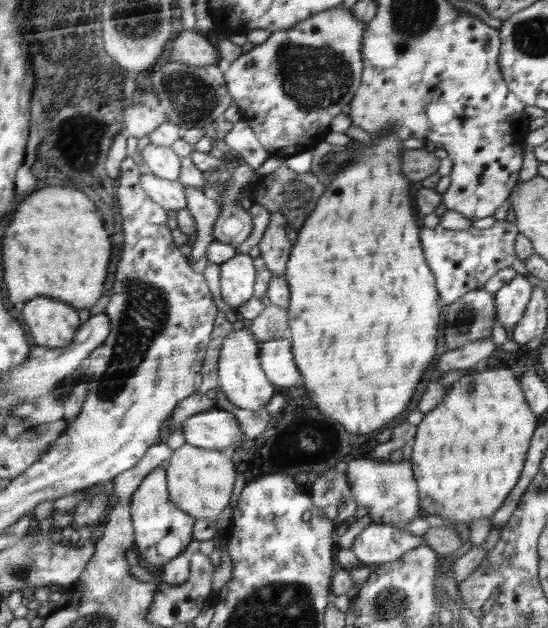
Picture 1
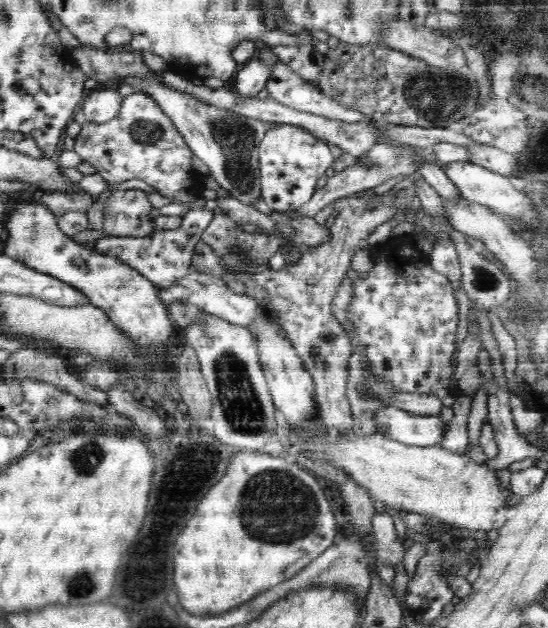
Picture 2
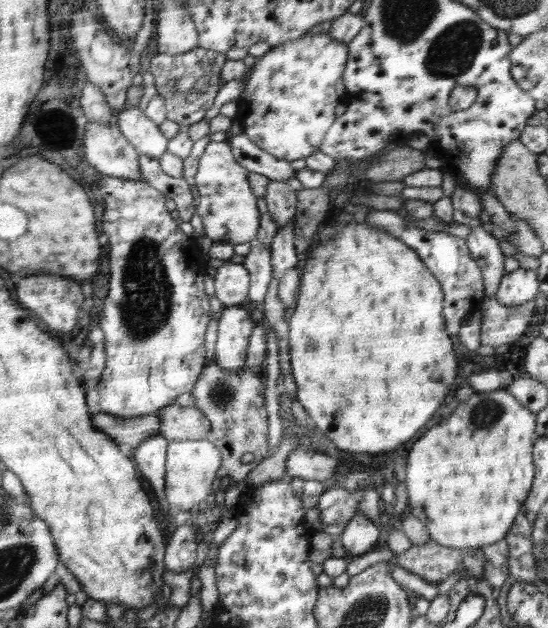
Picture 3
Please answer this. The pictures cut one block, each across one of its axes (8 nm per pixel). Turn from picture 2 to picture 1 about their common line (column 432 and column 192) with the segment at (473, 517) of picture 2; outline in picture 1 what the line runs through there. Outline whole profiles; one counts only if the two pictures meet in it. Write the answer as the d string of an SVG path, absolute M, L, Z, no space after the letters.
M184 443L173 450L173 456L168 462L169 499L194 518L217 518L218 514L228 506L230 496L234 492L234 478L236 478L234 466L232 460L226 458L222 451Z

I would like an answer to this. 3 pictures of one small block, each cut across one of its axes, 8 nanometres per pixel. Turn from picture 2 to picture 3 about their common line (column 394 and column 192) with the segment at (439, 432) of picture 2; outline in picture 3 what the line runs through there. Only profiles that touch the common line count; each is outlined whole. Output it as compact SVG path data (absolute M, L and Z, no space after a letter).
M176 404L156 412L161 435L167 441L200 440L209 434L209 420L195 407L180 408Z

